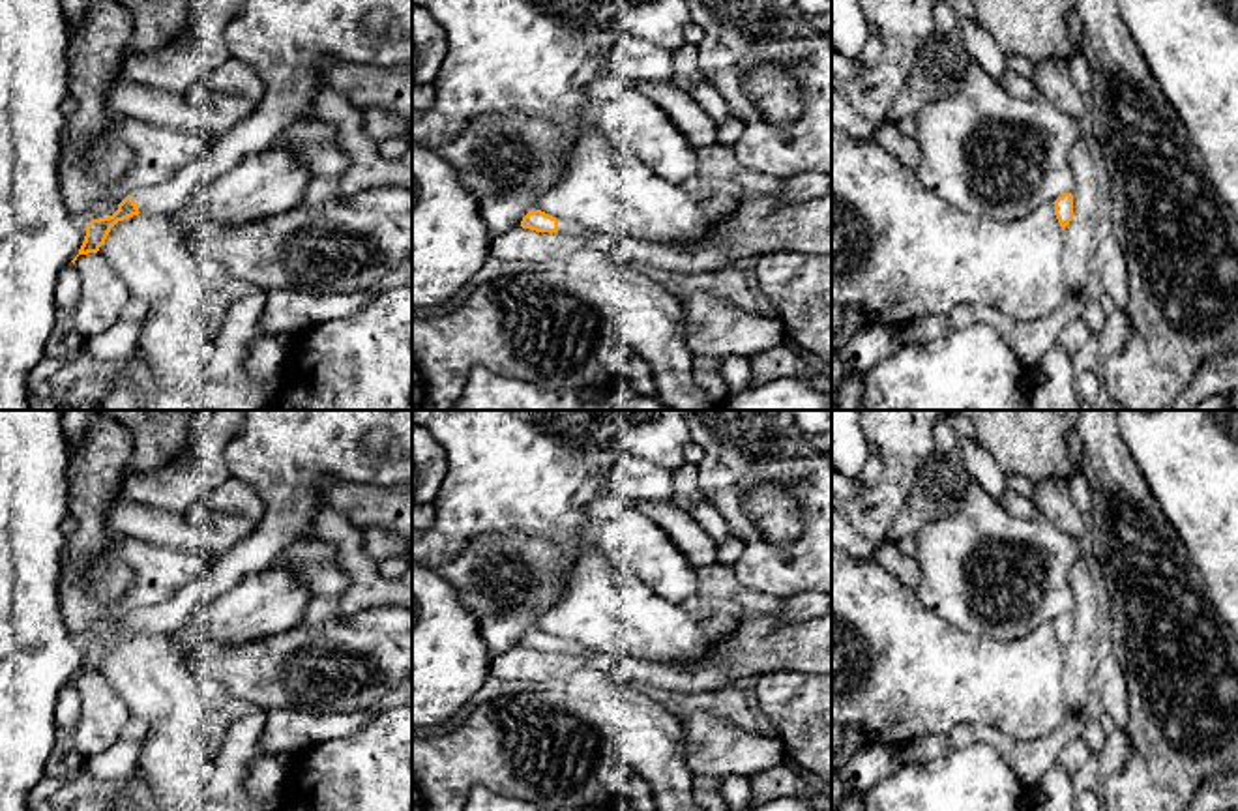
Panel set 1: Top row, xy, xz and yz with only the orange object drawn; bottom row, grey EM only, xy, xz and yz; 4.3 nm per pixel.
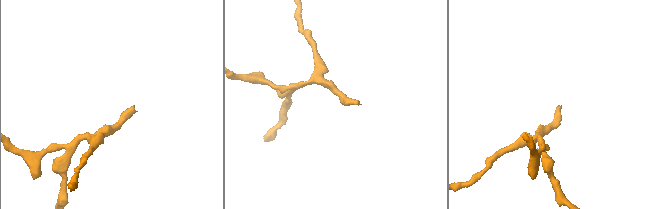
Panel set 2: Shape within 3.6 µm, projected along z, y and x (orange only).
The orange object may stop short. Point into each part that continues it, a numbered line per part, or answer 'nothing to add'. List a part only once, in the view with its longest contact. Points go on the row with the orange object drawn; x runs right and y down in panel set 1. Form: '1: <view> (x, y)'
1: xy (289, 42)

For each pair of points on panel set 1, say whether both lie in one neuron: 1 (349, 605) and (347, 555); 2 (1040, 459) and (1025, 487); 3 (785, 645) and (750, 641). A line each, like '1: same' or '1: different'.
1: same
2: different
3: same

